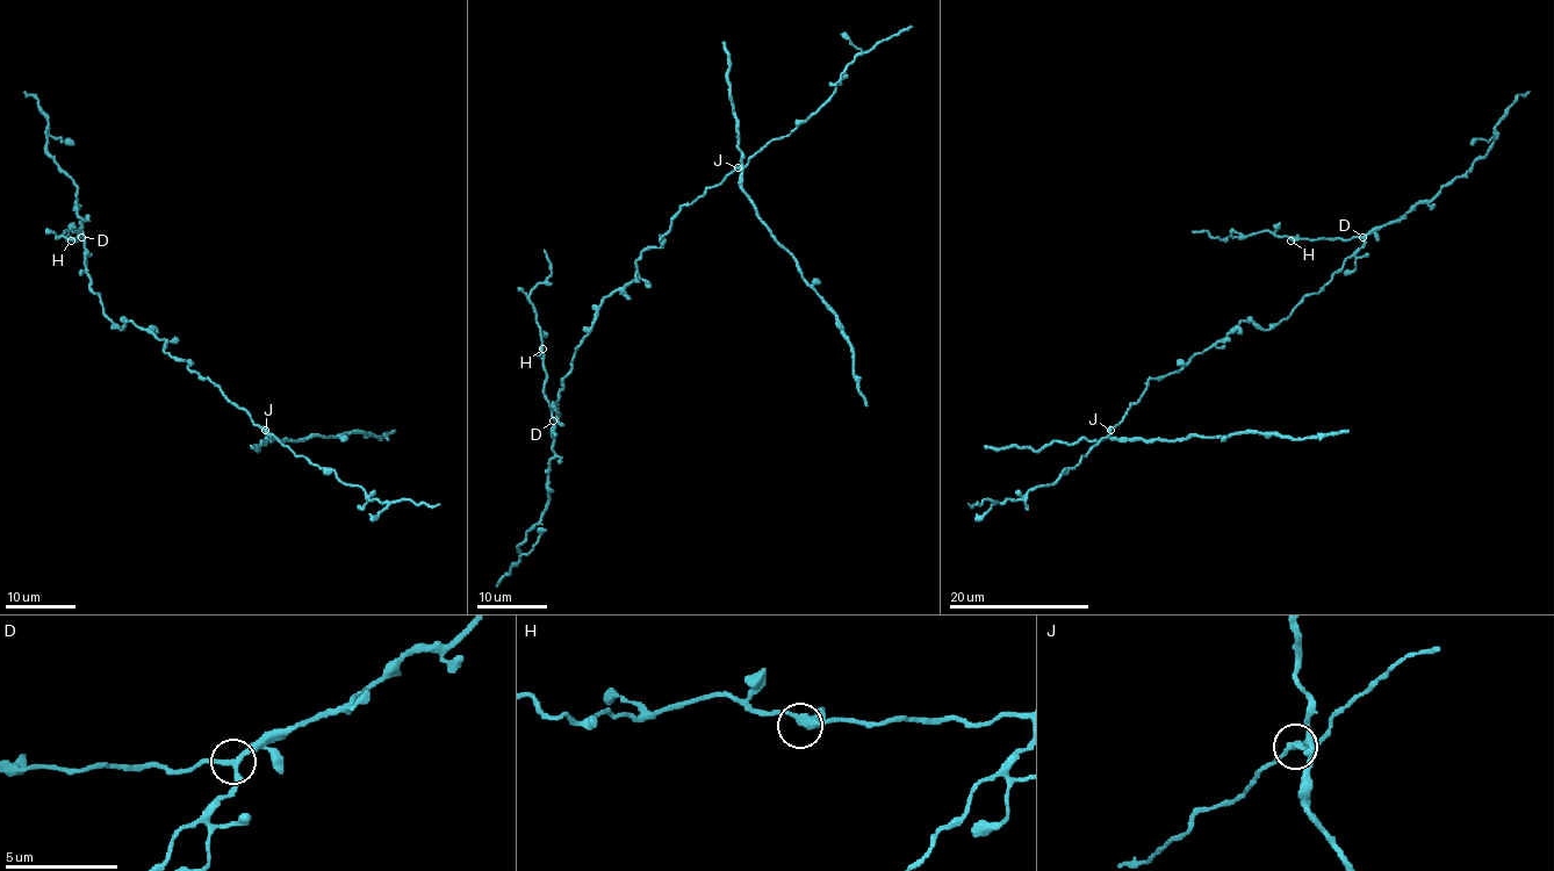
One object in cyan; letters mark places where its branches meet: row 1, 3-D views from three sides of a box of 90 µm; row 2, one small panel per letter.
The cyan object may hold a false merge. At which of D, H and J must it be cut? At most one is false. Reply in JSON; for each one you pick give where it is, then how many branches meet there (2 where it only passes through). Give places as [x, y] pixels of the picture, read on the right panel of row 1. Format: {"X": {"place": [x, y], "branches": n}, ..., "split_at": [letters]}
{"J": {"place": [1110, 430], "branches": 3}, "split_at": ["J"]}

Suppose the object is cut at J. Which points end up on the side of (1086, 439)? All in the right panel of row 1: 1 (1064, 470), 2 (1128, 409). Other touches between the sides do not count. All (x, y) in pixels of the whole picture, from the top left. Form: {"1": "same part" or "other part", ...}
{"1": "other part", "2": "other part"}

